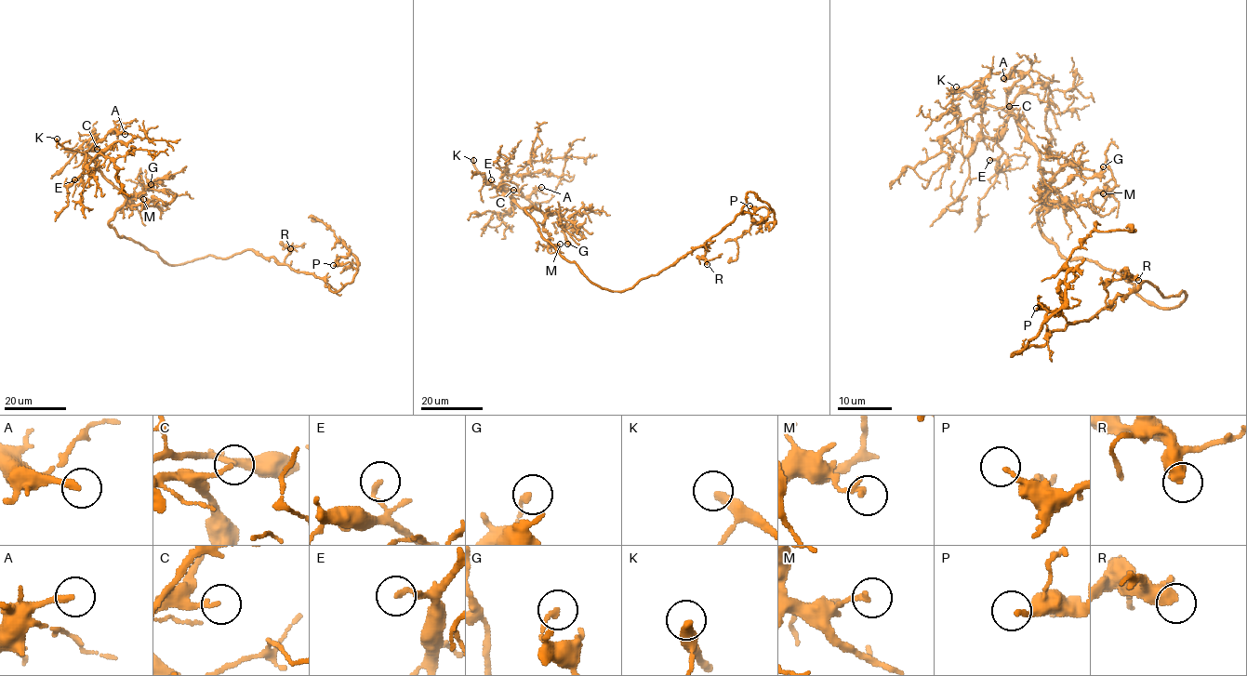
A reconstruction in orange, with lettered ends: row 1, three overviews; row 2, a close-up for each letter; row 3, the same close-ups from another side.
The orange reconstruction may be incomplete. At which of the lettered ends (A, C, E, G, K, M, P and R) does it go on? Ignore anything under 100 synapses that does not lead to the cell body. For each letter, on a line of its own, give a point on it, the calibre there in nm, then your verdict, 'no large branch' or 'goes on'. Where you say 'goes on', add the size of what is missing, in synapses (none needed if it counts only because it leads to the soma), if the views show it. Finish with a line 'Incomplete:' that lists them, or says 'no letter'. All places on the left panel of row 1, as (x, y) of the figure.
A: place (125, 134); calibre 240 nm; no large branch
C: place (97, 149); calibre 160 nm; no large branch
E: place (74, 179); calibre 180 nm; no large branch
G: place (151, 184); calibre 190 nm; no large branch
K: place (57, 139); calibre 380 nm; goes on
M: place (143, 199); calibre 200 nm; no large branch
P: place (333, 265); calibre 190 nm; no large branch
R: place (290, 248); calibre 550 nm; no large branch
Incomplete: K

